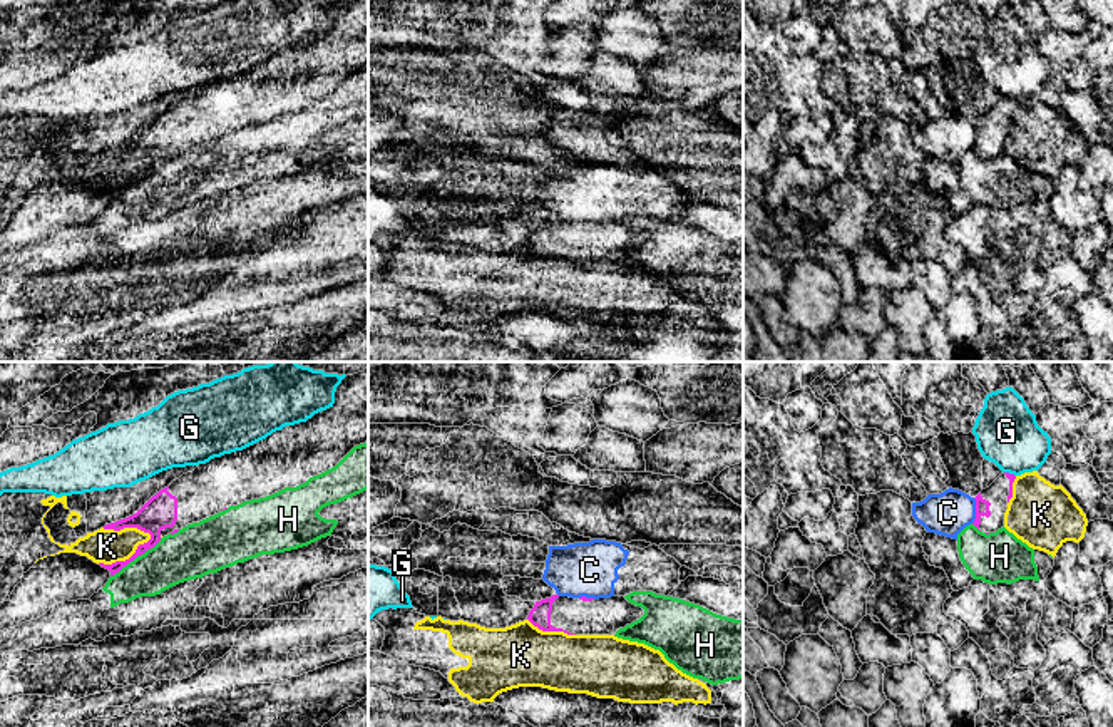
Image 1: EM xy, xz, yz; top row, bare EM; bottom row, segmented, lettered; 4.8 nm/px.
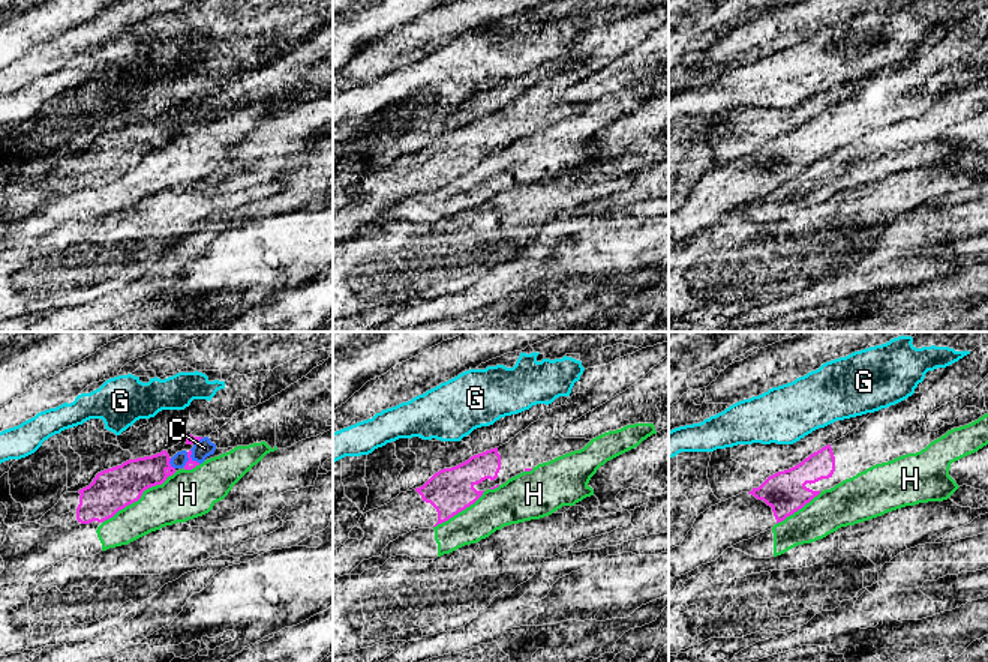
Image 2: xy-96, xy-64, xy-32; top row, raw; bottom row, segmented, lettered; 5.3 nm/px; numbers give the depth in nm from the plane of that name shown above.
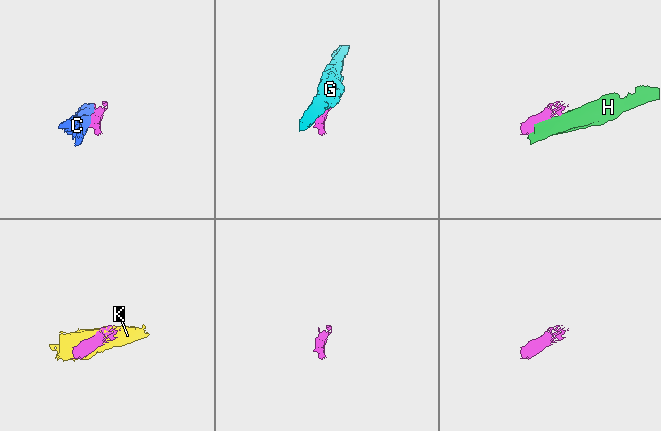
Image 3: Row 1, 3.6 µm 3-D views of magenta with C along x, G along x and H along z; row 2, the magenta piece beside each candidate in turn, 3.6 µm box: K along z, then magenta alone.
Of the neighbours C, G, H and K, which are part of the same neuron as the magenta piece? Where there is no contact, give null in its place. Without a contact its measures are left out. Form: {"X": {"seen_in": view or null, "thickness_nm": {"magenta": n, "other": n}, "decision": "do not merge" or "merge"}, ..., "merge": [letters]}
{"C": {"seen_in": "yz", "thickness_nm": {"magenta": 60, "other": 200}, "decision": "do not merge"}, "G": {"seen_in": "yz", "thickness_nm": {"magenta": 40, "other": 300}, "decision": "do not merge"}, "H": {"seen_in": "xy", "thickness_nm": {"magenta": 160, "other": 240}, "decision": "do not merge"}, "K": {"seen_in": "xy", "thickness_nm": {"magenta": 150, "other": 160}, "decision": "do not merge"}, "merge": []}

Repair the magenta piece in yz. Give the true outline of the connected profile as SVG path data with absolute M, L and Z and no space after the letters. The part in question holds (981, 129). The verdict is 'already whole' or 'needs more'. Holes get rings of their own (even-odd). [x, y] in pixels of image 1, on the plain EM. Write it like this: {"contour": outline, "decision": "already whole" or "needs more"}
{"contour": "M1003 97L989 112L982 114L976 124L974 151L989 159L1004 151L1004 137L1013 122L1013 107L1016 101Z", "decision": "needs more"}

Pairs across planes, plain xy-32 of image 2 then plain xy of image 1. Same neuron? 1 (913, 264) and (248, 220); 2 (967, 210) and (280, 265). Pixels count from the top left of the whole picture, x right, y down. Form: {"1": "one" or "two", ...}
{"1": "two", "2": "one"}

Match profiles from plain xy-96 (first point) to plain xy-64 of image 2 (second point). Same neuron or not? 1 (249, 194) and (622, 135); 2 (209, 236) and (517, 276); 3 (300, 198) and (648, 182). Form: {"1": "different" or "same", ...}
{"1": "different", "2": "same", "3": "same"}

